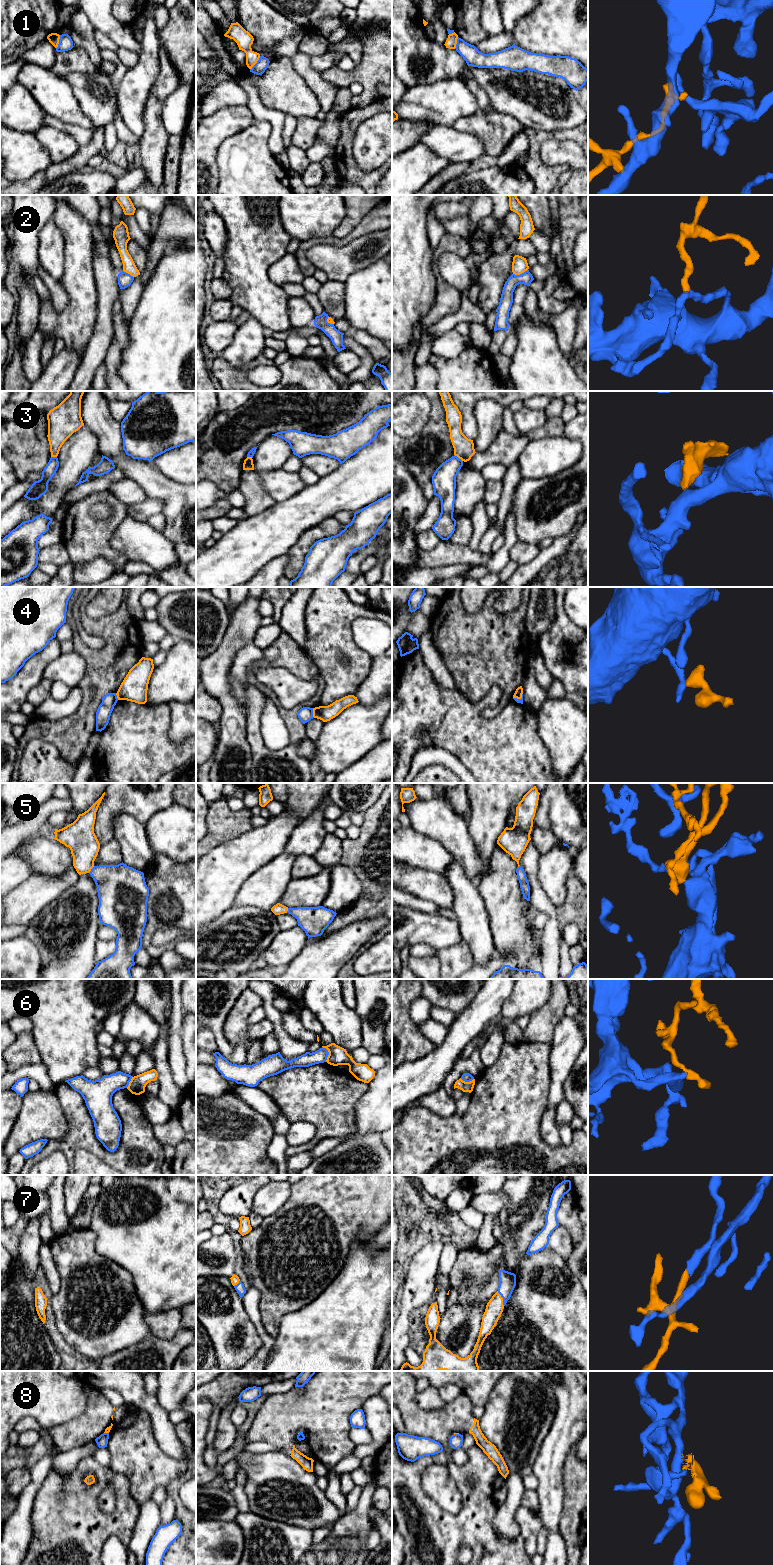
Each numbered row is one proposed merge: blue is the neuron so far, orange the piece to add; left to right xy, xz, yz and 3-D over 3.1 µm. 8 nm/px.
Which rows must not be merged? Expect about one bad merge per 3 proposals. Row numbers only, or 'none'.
1, 2, 3, 4, 6, 8

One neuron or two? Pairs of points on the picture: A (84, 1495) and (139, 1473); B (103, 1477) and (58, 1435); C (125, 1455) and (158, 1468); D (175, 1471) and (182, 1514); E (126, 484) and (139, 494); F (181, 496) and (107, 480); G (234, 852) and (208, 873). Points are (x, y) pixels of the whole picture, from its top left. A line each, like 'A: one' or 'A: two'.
A: two
B: two
C: one
D: two
E: one
F: two
G: one

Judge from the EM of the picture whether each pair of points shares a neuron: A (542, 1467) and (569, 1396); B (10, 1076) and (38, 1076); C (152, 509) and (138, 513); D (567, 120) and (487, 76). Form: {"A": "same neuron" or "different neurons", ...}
{"A": "same neuron", "B": "same neuron", "C": "same neuron", "D": "same neuron"}

